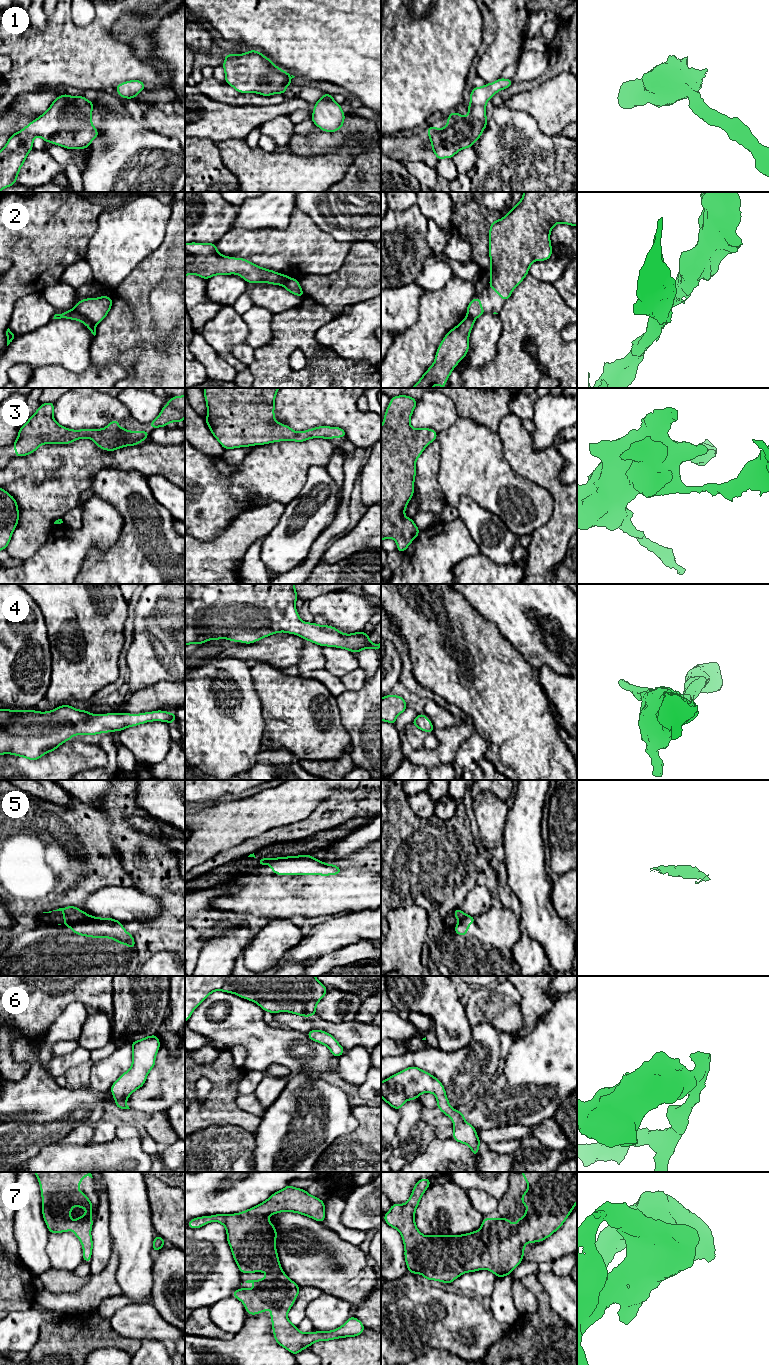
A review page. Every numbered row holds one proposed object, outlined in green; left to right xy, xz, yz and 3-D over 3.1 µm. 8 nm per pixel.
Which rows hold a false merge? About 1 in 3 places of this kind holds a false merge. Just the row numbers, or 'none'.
2, 5

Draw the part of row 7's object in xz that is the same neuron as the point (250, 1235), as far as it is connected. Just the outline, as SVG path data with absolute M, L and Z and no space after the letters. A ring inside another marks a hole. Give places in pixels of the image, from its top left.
M290 1184L284 1189L273 1193L266 1201L240 1213L216 1214L191 1219L186 1226L196 1229L210 1222L221 1223L227 1232L227 1241L231 1248L233 1258L238 1265L239 1271L245 1274L252 1272L268 1272L269 1274L260 1280L247 1280L256 1287L252 1289L239 1288L231 1296L239 1299L244 1305L246 1313L256 1315L271 1309L271 1320L275 1341L289 1352L296 1355L303 1349L317 1341L328 1341L337 1338L356 1337L365 1330L363 1323L351 1316L339 1328L332 1331L317 1331L302 1333L288 1319L287 1313L295 1299L299 1295L299 1286L293 1282L282 1270L279 1262L275 1241L277 1232L275 1226L270 1223L268 1217L279 1212L295 1212L308 1216L318 1222L325 1221L325 1203L319 1198L310 1195L304 1189L294 1188Z

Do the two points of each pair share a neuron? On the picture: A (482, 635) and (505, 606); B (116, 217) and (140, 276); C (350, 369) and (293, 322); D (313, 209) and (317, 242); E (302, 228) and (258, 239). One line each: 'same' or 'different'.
A: different
B: different
C: same
D: different
E: same

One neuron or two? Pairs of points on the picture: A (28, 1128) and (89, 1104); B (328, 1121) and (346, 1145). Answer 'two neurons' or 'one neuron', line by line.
A: one neuron
B: two neurons

